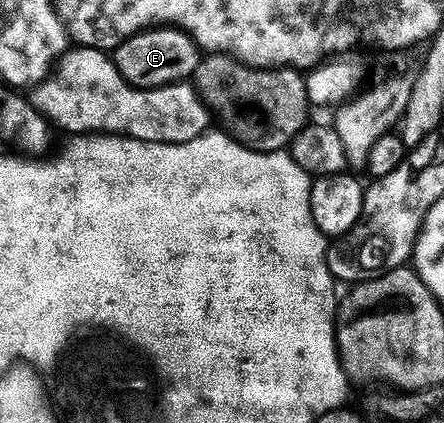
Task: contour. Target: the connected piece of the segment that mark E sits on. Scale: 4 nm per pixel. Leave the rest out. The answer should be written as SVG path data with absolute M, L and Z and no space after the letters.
M163 27L139 31L129 37L115 47L113 58L117 73L121 73L127 83L135 87L168 87L171 83L181 83L194 76L201 52L183 31Z

